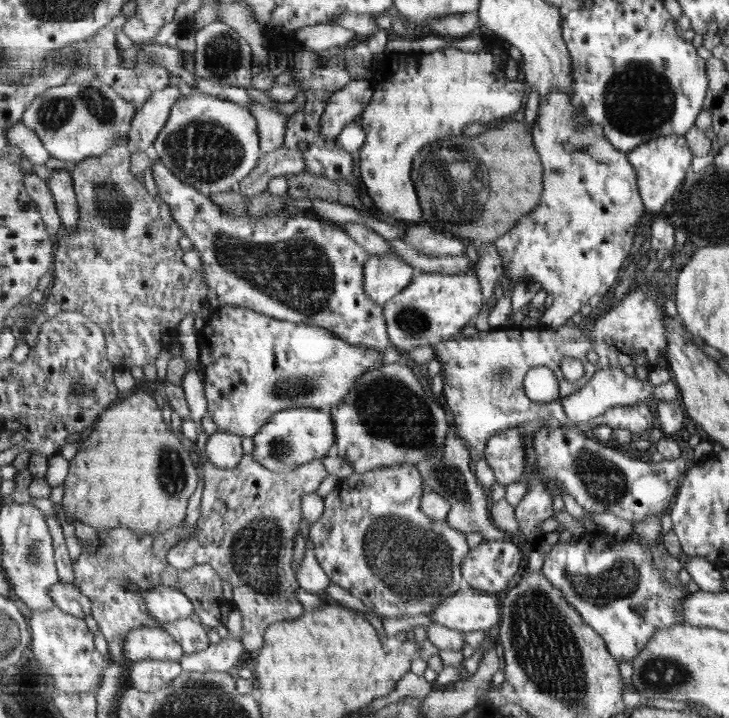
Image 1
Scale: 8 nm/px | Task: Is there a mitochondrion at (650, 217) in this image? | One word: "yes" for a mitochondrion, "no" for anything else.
no

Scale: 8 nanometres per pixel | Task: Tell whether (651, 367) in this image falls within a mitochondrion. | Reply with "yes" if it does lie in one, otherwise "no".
no

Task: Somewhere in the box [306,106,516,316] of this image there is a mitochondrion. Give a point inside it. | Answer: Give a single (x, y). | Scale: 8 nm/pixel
(435, 166)

